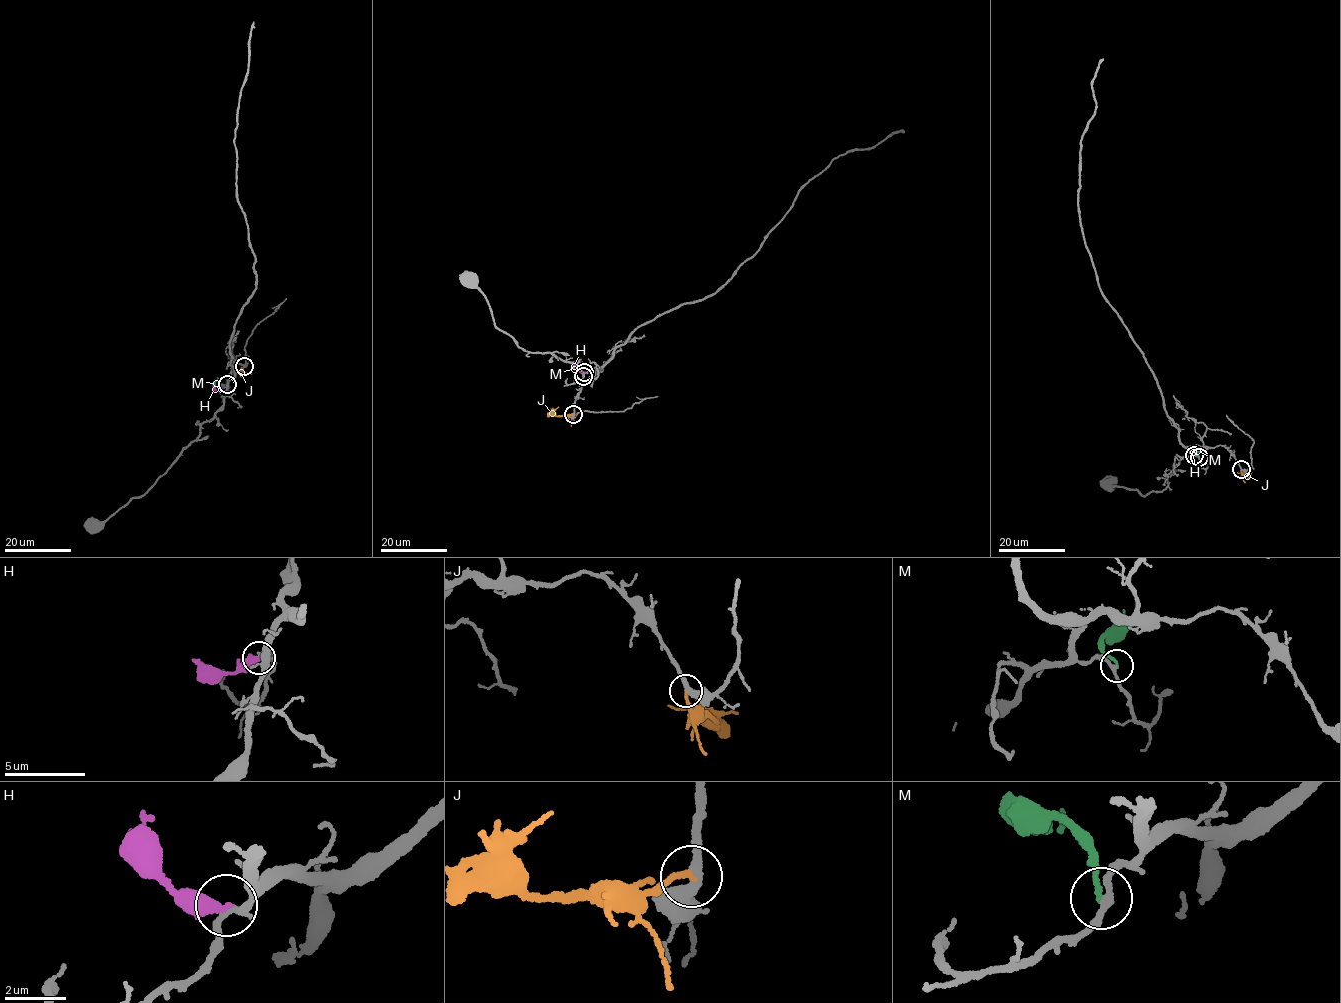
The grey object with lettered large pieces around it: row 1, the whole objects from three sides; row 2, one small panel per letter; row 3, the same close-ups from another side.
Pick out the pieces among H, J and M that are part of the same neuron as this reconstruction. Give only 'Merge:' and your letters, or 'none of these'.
Merge: none of these

